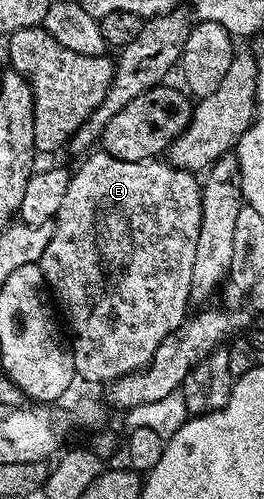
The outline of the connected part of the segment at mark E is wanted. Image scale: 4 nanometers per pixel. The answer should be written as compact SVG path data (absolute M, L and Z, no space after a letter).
M101 151L94 152L85 158L87 161L78 170L73 170L68 191L64 191L62 210L56 214L56 220L53 222L54 234L48 247L44 247L40 264L49 292L56 298L58 305L62 304L62 309L66 312L66 321L74 332L72 350L77 376L81 380L109 383L123 377L125 373L145 367L156 355L156 347L160 347L160 343L164 343L164 339L168 339L168 335L172 335L172 331L176 331L176 327L180 327L180 323L188 316L186 308L191 308L192 305L192 265L196 258L197 236L200 235L202 185L199 178L194 178L197 176L191 170L177 169L166 159L125 161Z

